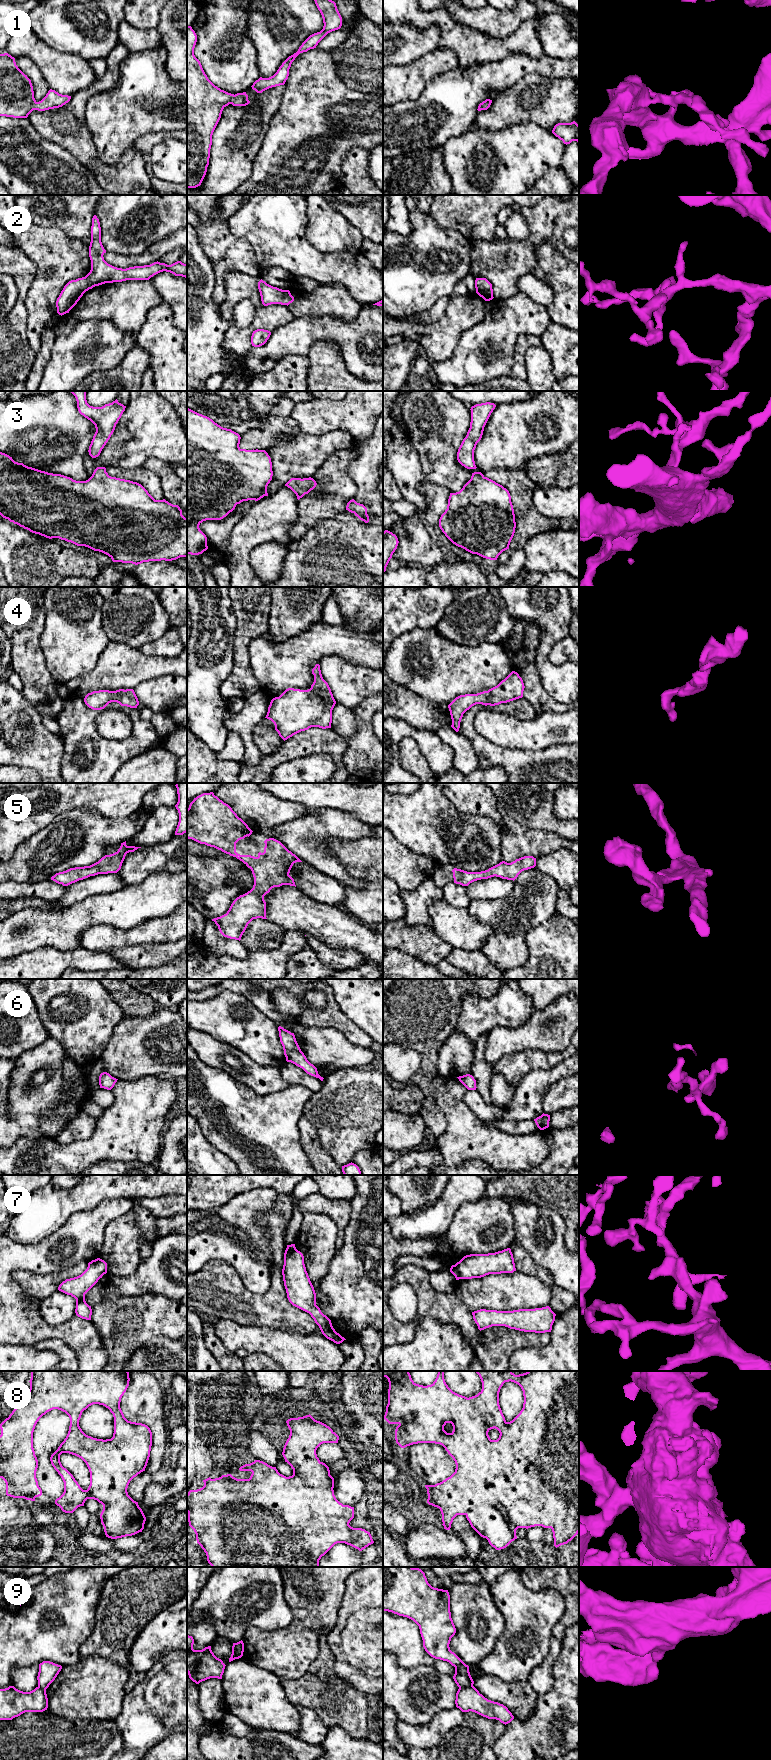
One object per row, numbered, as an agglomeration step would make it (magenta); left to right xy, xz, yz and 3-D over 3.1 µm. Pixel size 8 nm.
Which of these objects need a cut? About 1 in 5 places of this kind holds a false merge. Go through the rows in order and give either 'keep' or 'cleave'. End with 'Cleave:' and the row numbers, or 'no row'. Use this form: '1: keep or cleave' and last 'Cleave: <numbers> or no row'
1: keep
2: keep
3: keep
4: keep
5: keep
6: keep
7: keep
8: keep
9: cleave
Cleave: 9

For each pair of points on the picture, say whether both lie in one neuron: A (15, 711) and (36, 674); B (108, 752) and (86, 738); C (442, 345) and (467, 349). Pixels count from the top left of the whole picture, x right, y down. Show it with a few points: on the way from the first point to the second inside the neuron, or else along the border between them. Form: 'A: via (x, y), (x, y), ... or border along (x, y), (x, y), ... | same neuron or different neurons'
A: border along (21, 691), (39, 714) | different neurons
B: via (103, 752), (100, 752), (91, 743) | same neuron
C: border along (469, 328), (461, 334), (453, 352), (437, 362) | different neurons

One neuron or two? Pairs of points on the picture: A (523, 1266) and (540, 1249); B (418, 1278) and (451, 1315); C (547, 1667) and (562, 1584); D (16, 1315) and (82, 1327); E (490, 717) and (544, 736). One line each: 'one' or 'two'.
A: two
B: one
C: one
D: one
E: one

